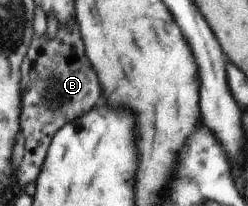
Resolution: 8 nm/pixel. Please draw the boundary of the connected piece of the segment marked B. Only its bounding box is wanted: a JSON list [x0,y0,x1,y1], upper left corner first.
[17,20,101,186]

